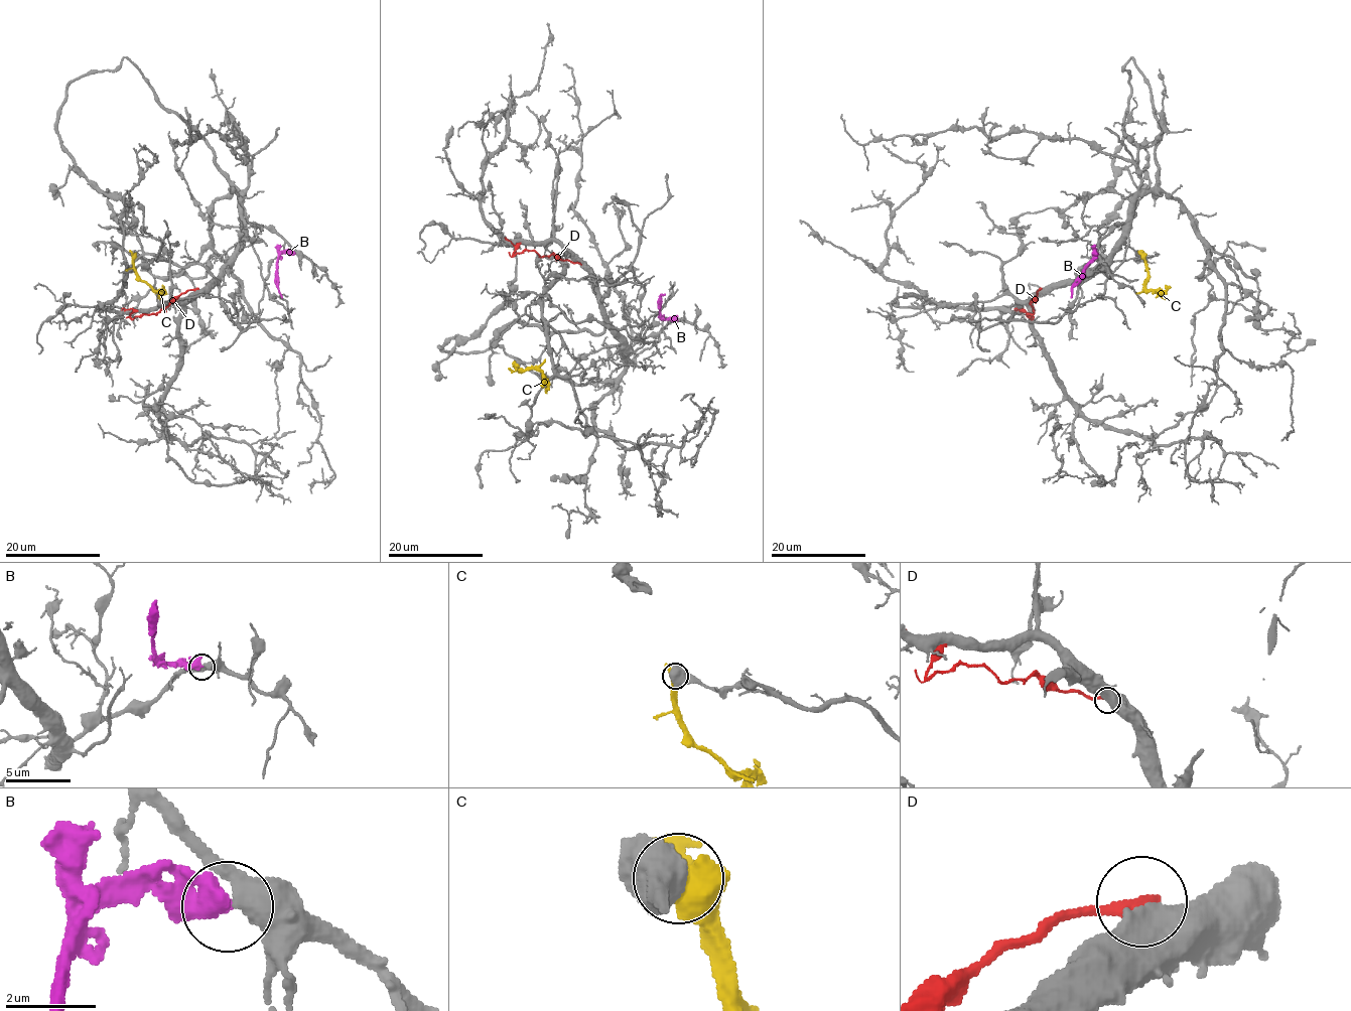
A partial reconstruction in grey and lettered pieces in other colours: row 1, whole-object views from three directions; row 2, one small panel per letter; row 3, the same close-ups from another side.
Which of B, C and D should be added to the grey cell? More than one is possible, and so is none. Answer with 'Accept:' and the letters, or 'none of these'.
Accept: none of these

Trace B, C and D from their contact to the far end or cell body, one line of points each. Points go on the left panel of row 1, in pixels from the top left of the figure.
B: (294, 253), (283, 252), (278, 258), (277, 286), (282, 297)
C: (133, 255), (137, 276), (159, 291), (164, 290), (164, 286)
D: (196, 289), (181, 292), (151, 314), (131, 317), (132, 310), (121, 309)

